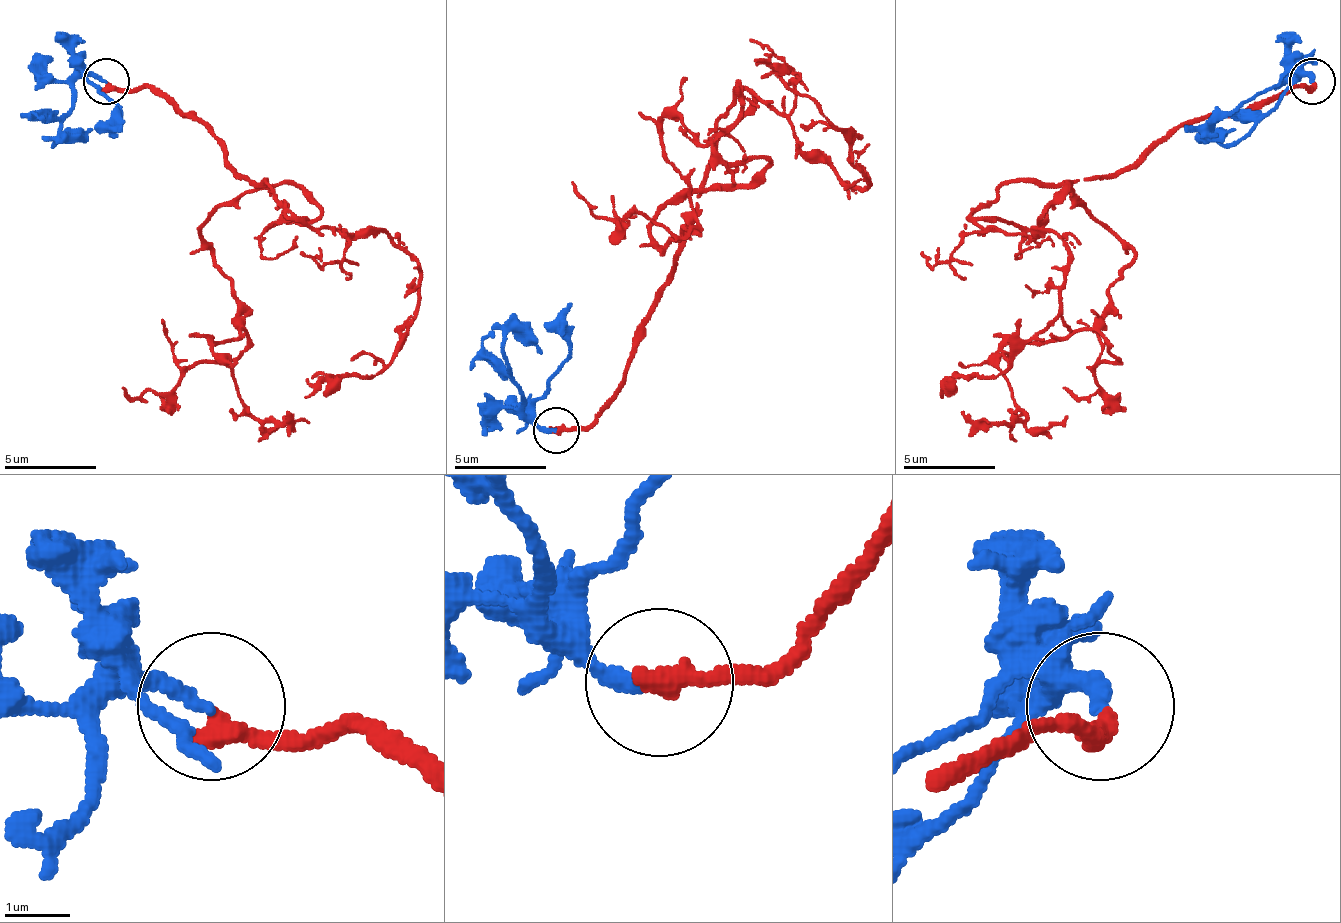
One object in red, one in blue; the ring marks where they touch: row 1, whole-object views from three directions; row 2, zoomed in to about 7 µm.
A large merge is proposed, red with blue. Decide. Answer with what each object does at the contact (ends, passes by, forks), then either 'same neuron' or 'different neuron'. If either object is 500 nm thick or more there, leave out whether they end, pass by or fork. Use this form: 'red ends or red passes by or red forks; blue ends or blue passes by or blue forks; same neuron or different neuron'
red ends; blue ends; different neuron

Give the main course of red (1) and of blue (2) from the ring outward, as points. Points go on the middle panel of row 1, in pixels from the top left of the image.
1: (557, 434), (584, 429), (617, 388), (691, 226), (714, 125), (741, 92), (866, 185), (852, 143), (755, 60)
2: (557, 429), (538, 425), (524, 411), (524, 392), (506, 365), (506, 337), (520, 332), (543, 355)

